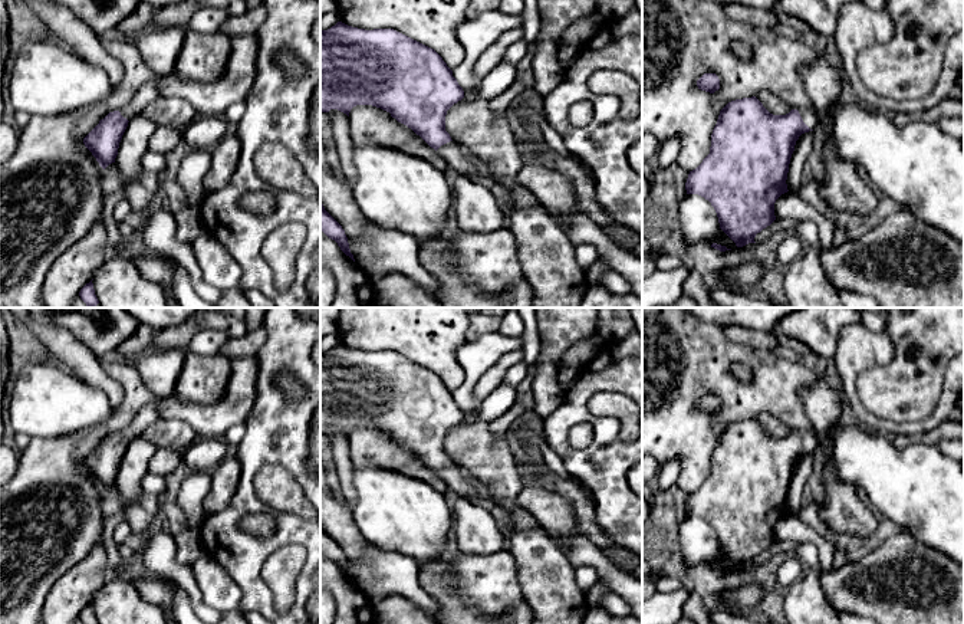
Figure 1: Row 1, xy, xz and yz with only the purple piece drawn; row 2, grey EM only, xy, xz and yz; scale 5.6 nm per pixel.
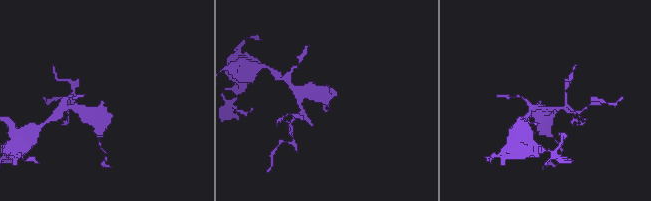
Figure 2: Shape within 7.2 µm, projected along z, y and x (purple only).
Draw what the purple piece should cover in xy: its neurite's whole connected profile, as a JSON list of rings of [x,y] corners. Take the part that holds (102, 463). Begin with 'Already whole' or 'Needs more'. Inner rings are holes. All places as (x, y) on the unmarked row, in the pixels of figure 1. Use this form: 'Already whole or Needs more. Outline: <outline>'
Needs more. Outline: [[[155,404],[142,407],[125,430],[109,434],[83,460],[85,469],[92,474],[103,492],[109,486],[115,485],[119,464],[128,449],[128,444],[134,439],[138,439],[158,418],[159,411]]]

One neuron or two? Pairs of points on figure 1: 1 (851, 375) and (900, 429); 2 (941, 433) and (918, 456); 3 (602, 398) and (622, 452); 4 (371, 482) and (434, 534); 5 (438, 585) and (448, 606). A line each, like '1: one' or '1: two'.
1: one
2: two
3: two
4: one
5: one

